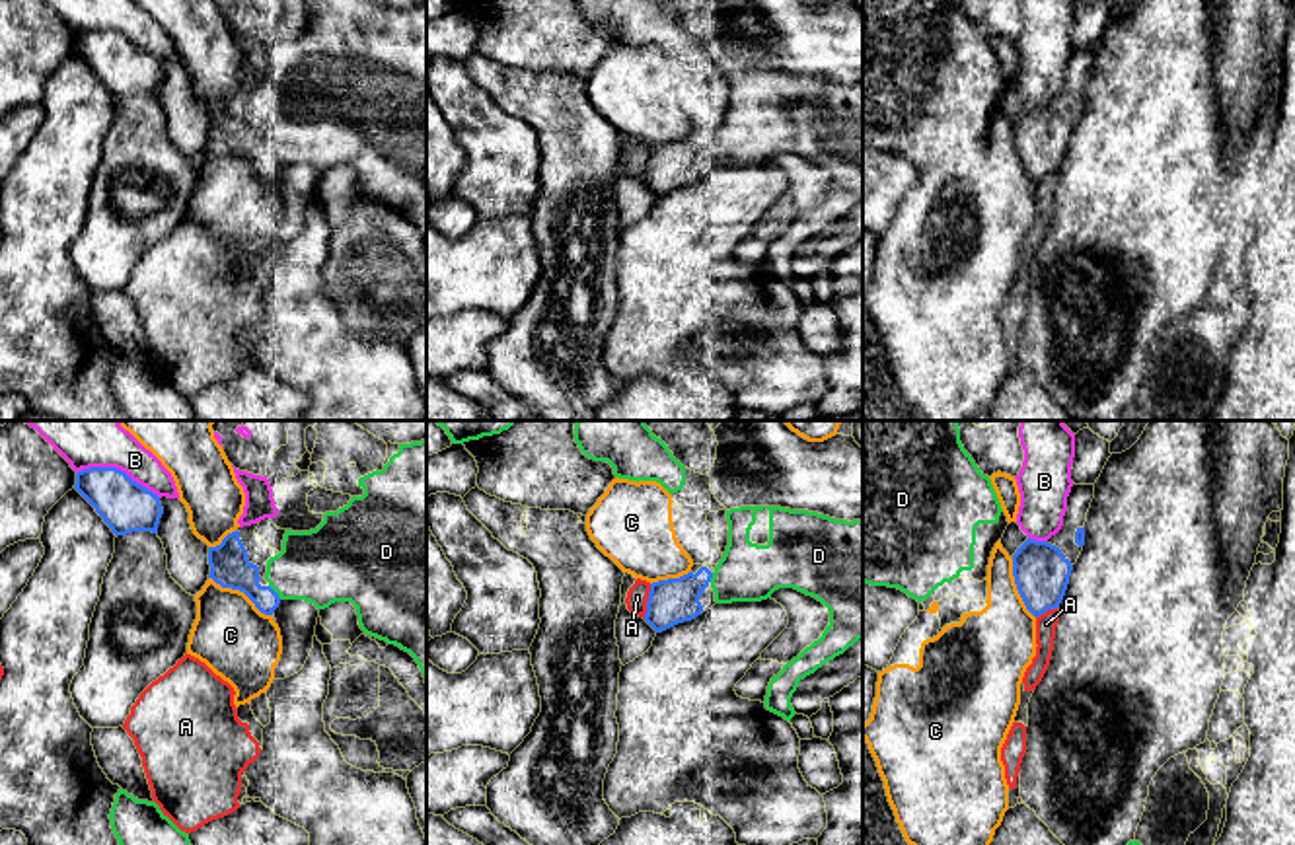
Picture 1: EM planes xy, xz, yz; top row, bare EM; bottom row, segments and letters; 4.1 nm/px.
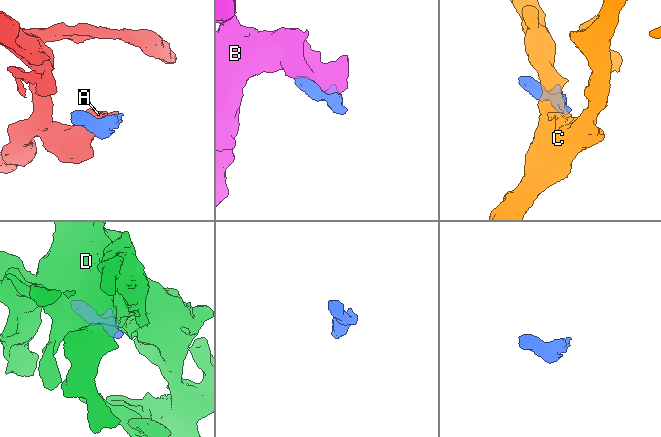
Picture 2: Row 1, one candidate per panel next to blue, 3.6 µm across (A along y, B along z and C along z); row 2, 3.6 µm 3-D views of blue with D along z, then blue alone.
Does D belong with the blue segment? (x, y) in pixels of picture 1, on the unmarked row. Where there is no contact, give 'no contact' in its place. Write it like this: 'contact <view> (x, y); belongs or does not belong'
contact xy (275, 156); belongs

